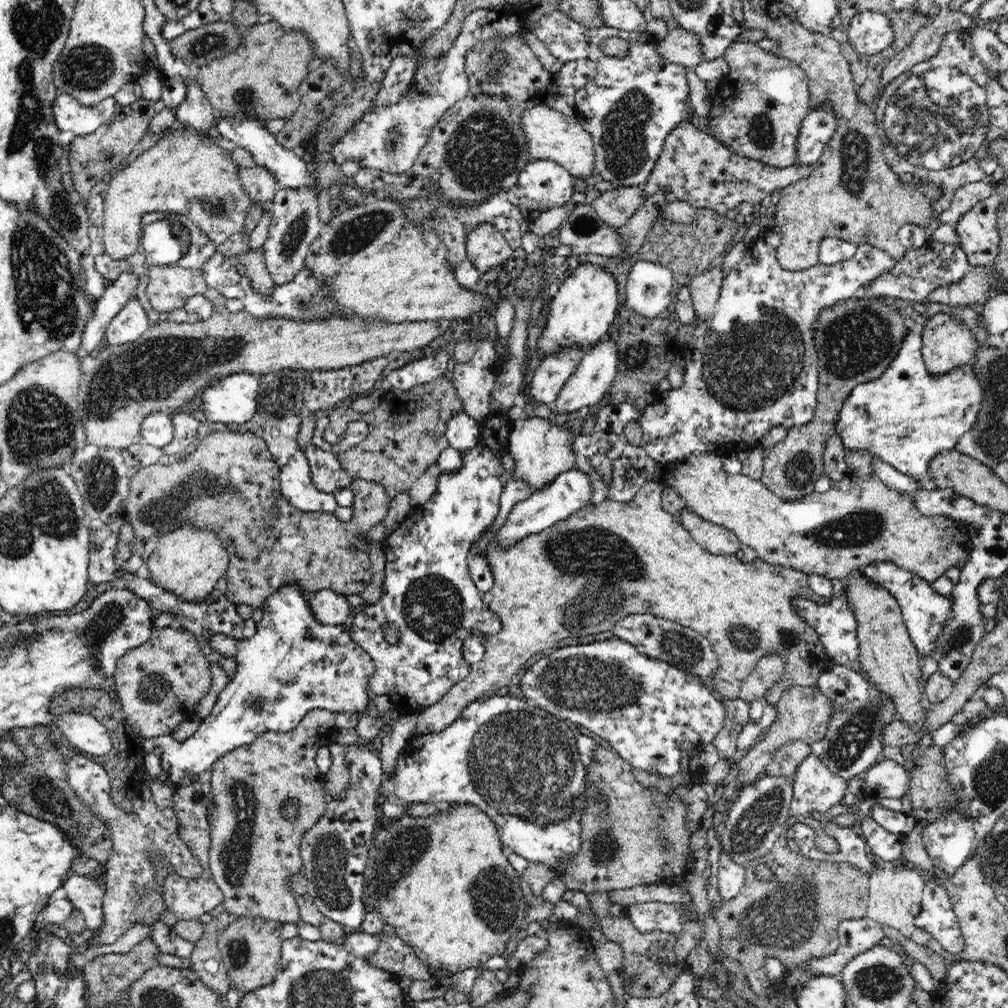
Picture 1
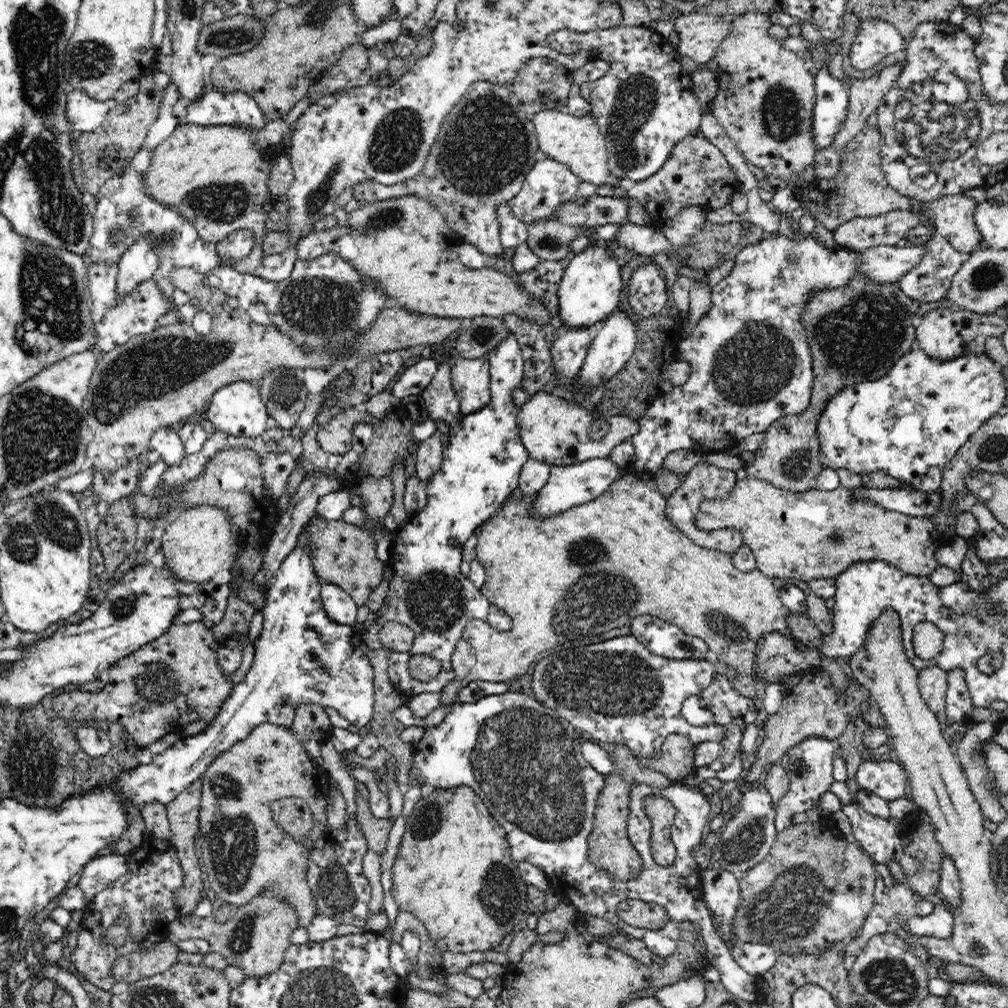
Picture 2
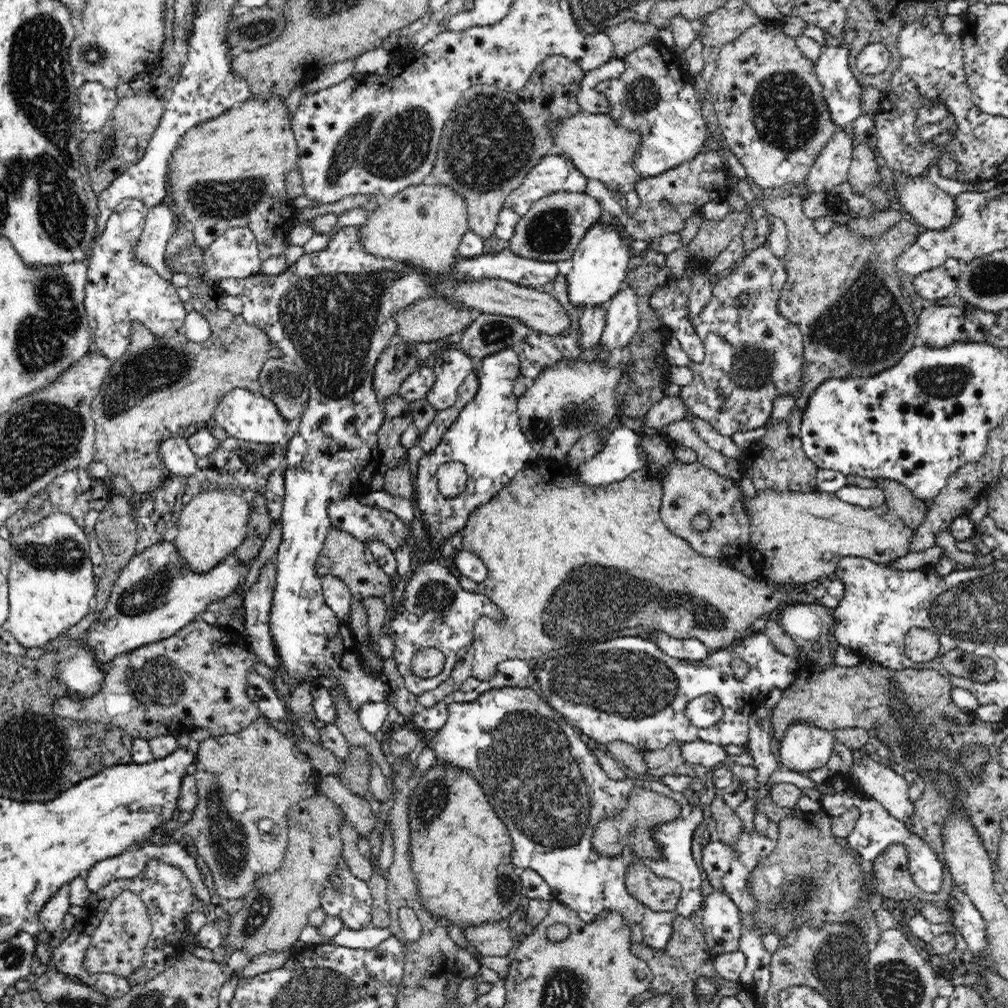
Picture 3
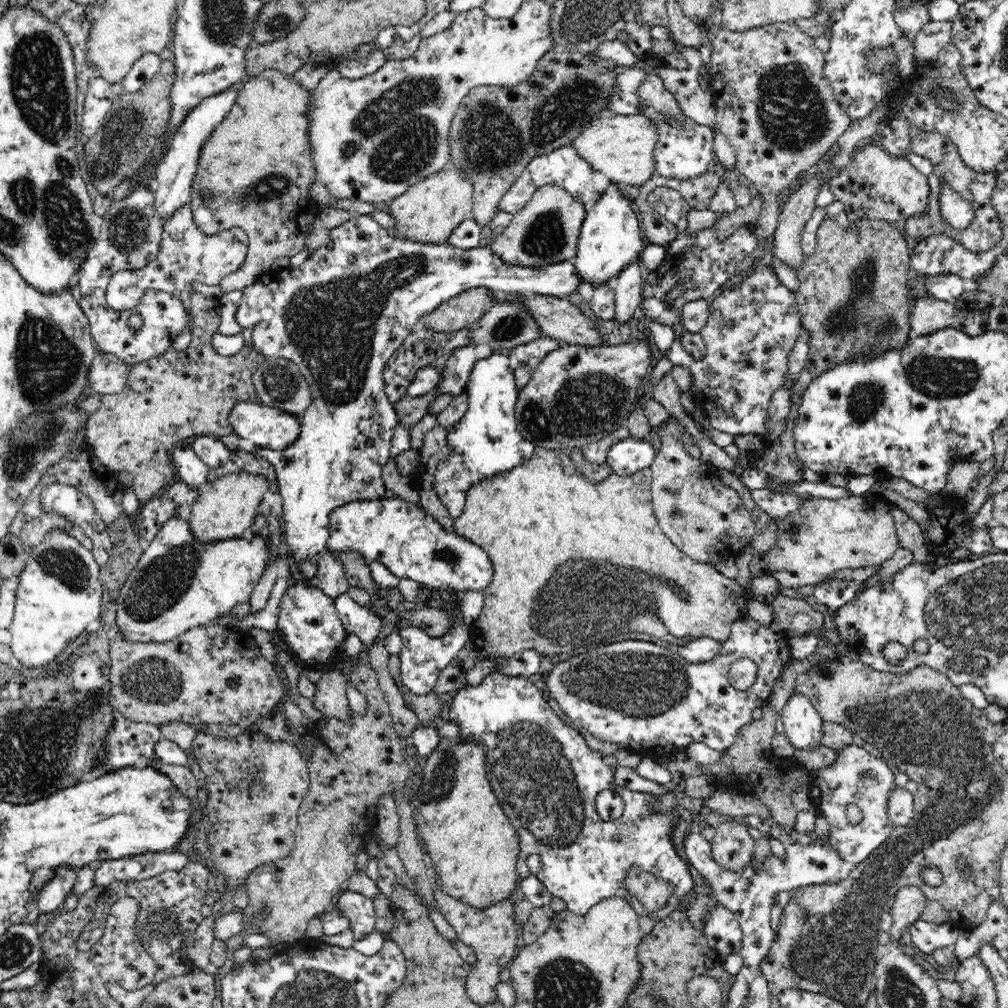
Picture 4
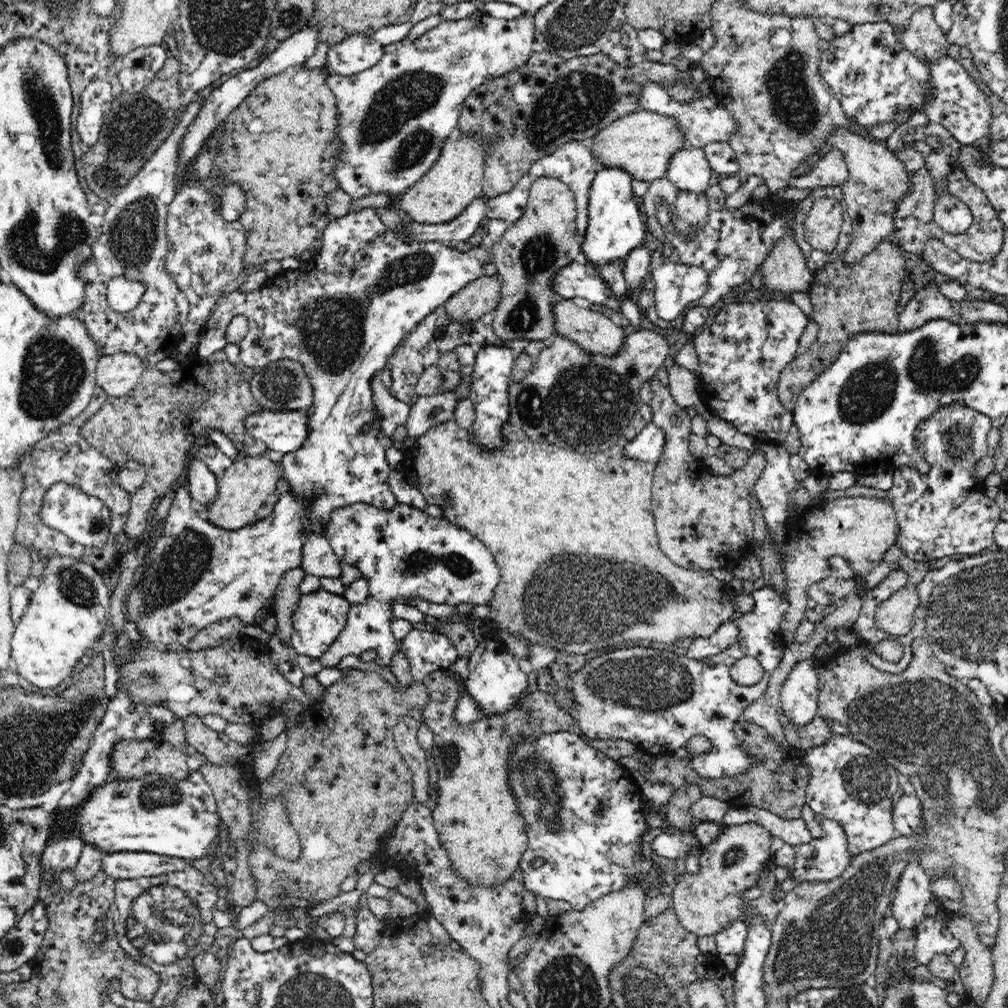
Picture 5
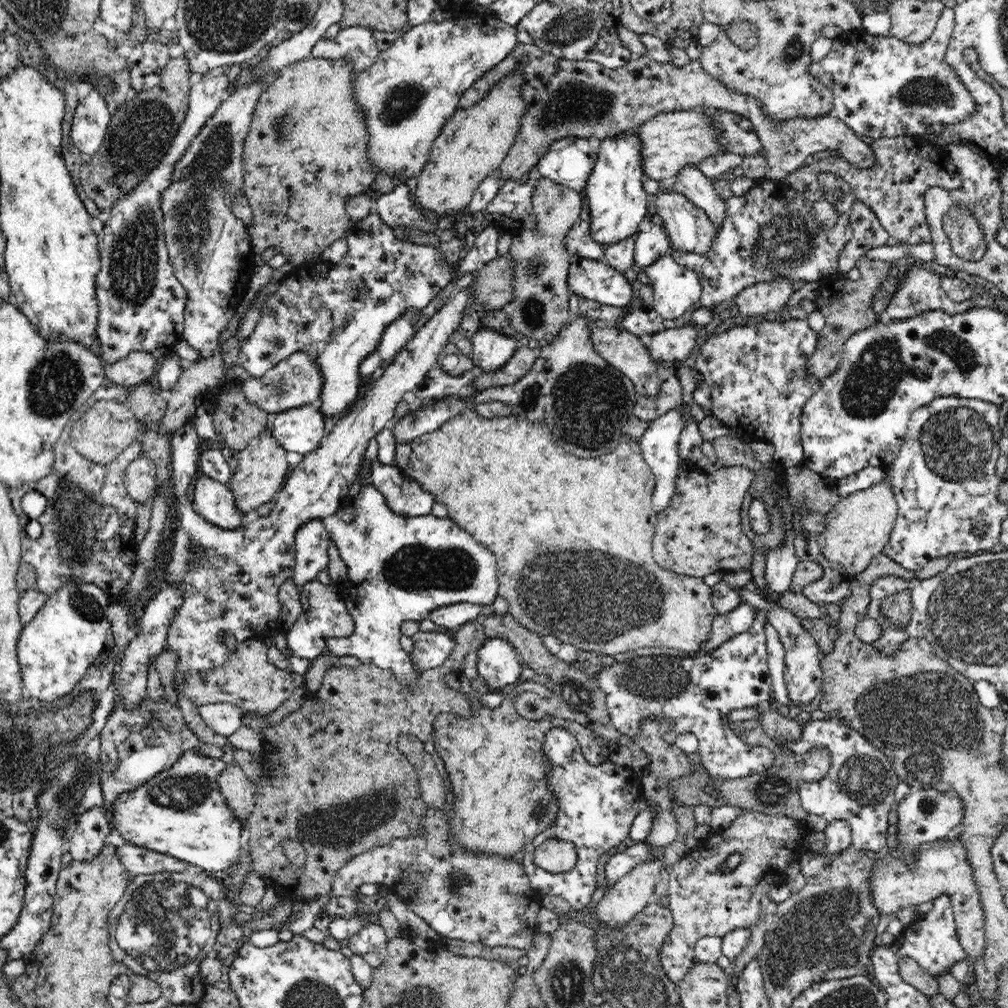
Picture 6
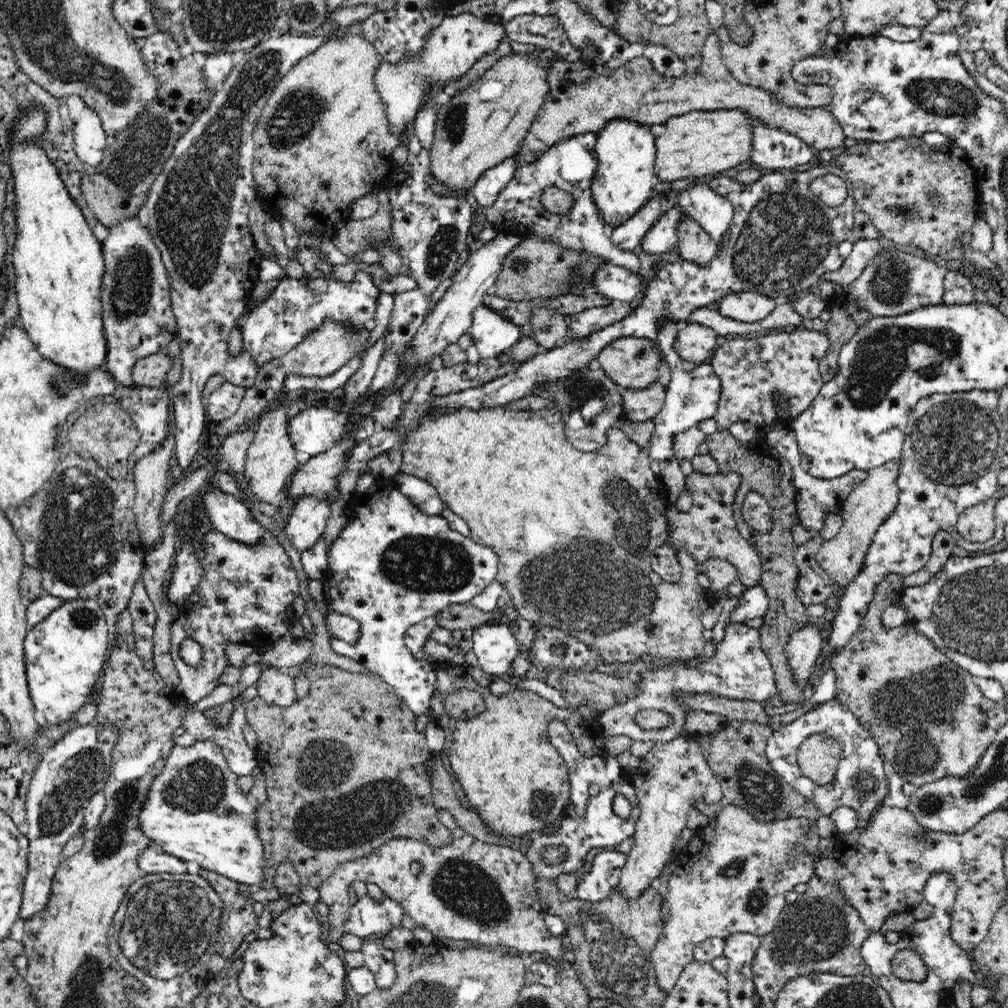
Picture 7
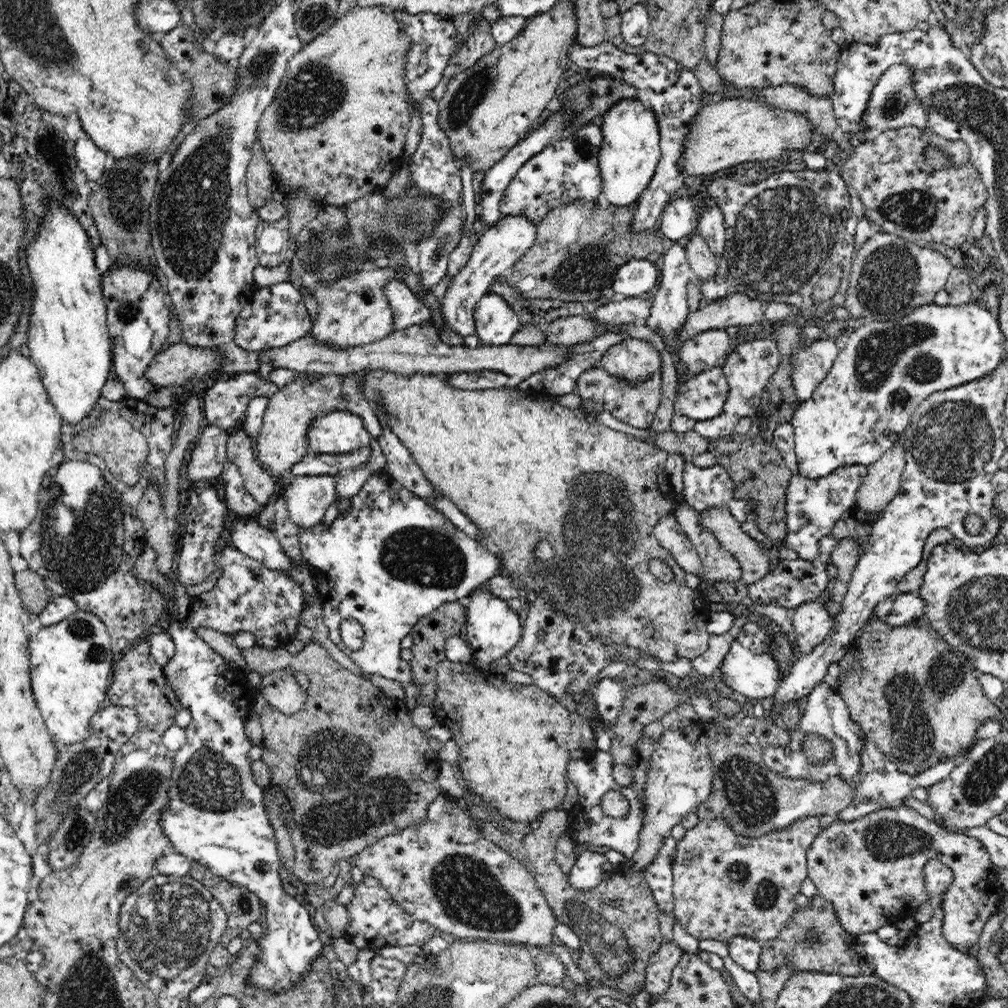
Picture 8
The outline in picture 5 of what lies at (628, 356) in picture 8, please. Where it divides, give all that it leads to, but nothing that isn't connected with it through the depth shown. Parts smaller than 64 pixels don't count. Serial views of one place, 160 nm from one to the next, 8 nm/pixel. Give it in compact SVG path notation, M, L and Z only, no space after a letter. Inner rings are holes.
M561 299L554 304L554 332L578 344L585 351L594 355L614 356L620 352L626 339L624 325L616 325L611 319L598 311L577 306L572 299ZM656 377L649 379L642 387L641 400L649 404L653 410L653 421L664 431L665 444L662 456L656 463L653 484L651 488L652 510L655 518L656 534L660 550L674 563L686 570L706 570L712 568L731 569L742 557L753 555L754 530L750 518L748 497L759 476L766 466L764 451L758 448L749 455L744 467L736 469L731 475L712 475L708 467L700 464L688 451L689 436L691 435L691 418L670 394L669 388L663 386Z

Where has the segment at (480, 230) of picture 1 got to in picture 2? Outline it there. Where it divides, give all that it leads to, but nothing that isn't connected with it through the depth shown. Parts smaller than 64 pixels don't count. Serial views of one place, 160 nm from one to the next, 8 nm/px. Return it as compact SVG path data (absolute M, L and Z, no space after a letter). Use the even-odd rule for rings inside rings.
M536 57L522 64L520 73L510 84L494 84L486 80L473 82L466 94L455 105L450 115L444 120L440 133L426 158L424 169L404 183L390 186L376 181L358 183L353 188L353 197L366 203L395 199L406 195L418 195L444 215L444 220L455 230L466 244L474 244L484 256L494 257L504 251L501 244L501 229L497 219L500 204L506 204L514 198L524 183L526 174L534 167L538 158L543 157L539 152L536 128L533 119L536 114L546 110L564 110L567 105L570 86L574 73L564 65L546 57Z

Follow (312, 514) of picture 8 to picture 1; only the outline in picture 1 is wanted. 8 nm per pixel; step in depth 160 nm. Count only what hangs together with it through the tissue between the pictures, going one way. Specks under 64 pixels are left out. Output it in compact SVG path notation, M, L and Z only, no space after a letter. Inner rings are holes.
M330 589L307 594L307 600L313 616L320 624L331 626L347 624L355 612L346 596Z

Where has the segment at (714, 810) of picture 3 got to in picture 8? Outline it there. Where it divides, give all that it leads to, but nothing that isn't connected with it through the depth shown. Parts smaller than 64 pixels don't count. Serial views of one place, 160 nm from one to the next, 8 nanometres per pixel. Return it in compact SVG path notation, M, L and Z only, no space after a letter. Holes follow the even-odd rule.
M815 816L798 819L786 828L759 837L734 832L725 818L699 820L676 845L672 862L674 916L698 940L728 942L732 937L746 936L764 942L776 938L796 911L794 898L808 878L807 850L819 832L820 823ZM674 940L664 941L649 958L645 974L645 990L659 995L668 990L674 966L679 963L683 950Z

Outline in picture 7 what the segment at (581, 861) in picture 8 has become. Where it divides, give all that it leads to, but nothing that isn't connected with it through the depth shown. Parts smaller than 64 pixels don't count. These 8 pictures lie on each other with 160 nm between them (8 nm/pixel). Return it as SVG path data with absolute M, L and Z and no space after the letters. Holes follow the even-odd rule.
M602 851L594 855L588 872L577 881L579 900L595 903L608 898L611 890L619 884L626 860L627 854L618 851Z

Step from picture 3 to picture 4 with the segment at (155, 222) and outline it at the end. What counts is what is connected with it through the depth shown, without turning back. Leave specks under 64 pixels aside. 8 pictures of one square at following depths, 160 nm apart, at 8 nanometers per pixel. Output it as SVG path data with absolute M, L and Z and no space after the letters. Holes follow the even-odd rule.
M228 89L216 93L215 95L207 96L196 108L186 116L174 134L166 154L159 162L156 170L156 179L152 181L152 186L156 186L154 192L154 211L156 215L165 221L175 210L178 210L184 203L190 203L190 190L192 190L192 182L198 173L198 158L200 158L200 150L203 144L206 144L212 132L220 126L231 112L233 105L236 103L236 91Z

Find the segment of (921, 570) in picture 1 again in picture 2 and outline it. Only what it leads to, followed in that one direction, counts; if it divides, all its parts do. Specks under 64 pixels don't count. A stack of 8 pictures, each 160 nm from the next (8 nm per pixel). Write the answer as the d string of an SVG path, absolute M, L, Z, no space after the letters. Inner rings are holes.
M746 477L738 480L736 486L732 488L732 492L724 498L716 498L716 500L708 499L702 500L699 504L698 511L695 516L695 525L704 531L718 531L720 529L731 528L738 529L742 533L743 544L748 545L753 552L756 559L756 566L760 572L772 578L794 578L806 583L810 583L815 579L832 578L835 579L842 571L845 571L852 563L868 562L873 560L881 560L899 568L902 572L914 576L930 576L930 573L940 565L935 559L935 552L945 544L951 543L954 535L946 535L945 532L939 532L934 528L931 520L928 517L913 517L902 514L898 511L888 510L886 507L882 508L877 504L872 504L867 500L855 500L855 496L851 495L853 490L839 485L835 490L820 490L810 489L804 492L787 491L781 488L776 488L773 484L760 480L754 477Z

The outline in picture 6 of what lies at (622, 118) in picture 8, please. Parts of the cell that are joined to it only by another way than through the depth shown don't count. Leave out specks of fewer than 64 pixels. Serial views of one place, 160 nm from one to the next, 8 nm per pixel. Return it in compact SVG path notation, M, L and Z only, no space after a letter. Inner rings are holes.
M619 133L616 137L601 141L595 168L588 178L585 200L590 213L590 233L597 244L607 247L636 236L638 224L651 210L651 198L642 183L646 180L643 159L640 155L641 141L637 134Z

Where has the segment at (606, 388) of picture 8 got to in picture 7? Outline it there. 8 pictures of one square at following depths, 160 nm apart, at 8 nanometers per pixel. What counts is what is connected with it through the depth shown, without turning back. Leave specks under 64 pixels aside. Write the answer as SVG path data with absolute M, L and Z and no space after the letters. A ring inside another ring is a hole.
M660 382L638 389L623 389L622 408L632 421L637 421L642 426L646 420L653 420L663 407L667 387Z

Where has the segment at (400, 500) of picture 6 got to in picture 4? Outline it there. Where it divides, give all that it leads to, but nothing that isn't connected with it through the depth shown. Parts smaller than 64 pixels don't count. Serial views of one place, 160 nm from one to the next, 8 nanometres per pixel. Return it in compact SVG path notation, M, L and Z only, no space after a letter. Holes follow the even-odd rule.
M351 215L340 226L333 228L330 231L330 244L334 243L330 248L321 247L314 254L309 255L304 264L299 267L286 267L280 269L270 268L268 271L259 276L254 284L248 284L242 291L242 300L236 311L237 324L240 329L246 328L250 330L253 348L256 352L263 354L266 357L280 357L286 360L295 362L306 378L309 387L311 388L312 402L308 409L305 410L300 425L300 434L296 440L284 449L272 450L264 447L253 447L253 452L267 460L276 471L277 481L279 484L279 493L282 496L283 507L280 511L283 521L282 542L286 553L292 557L292 564L285 570L286 576L293 581L291 588L284 594L282 602L280 602L280 615L278 616L278 631L284 634L287 644L291 648L293 655L302 667L309 669L318 669L322 672L334 670L334 658L339 660L344 657L344 641L347 637L347 632L343 628L343 623L339 618L337 609L335 608L335 600L327 596L322 590L308 583L308 577L302 576L299 573L299 564L307 560L308 557L314 558L316 555L327 550L327 542L330 534L330 519L329 516L335 508L344 506L352 501L374 500L384 498L386 485L382 479L382 466L386 464L390 457L392 437L395 433L395 428L399 425L398 417L396 416L395 408L390 404L386 393L384 392L384 380L382 372L386 366L390 356L396 349L406 340L409 335L410 328L416 324L416 321L436 310L443 302L458 296L461 292L470 290L470 288L486 287L494 292L501 294L538 294L565 298L566 296L576 292L578 286L582 284L580 275L576 273L576 267L569 261L564 261L556 264L548 264L548 266L540 266L540 268L526 268L520 264L506 264L497 254L490 251L490 248L472 248L460 249L456 246L448 244L421 244L420 242L411 242L410 240L397 240L387 229L380 223L376 222L370 215Z

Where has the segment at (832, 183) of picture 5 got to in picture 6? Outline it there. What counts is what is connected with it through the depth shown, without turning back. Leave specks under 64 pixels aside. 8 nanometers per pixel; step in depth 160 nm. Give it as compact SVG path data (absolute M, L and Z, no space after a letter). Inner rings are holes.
M918 137L876 139L871 148L876 160L874 168L861 170L854 168L842 155L829 156L810 166L802 166L784 178L784 182L796 191L812 193L820 189L818 174L834 173L837 178L842 178L848 183L855 200L872 209L890 237L906 245L931 243L932 236L924 213L923 194L929 188L942 188L947 191L962 188L963 180L953 160ZM952 206L943 216L944 231L950 240L952 251L966 261L979 261L985 255L987 245L977 218L967 208Z

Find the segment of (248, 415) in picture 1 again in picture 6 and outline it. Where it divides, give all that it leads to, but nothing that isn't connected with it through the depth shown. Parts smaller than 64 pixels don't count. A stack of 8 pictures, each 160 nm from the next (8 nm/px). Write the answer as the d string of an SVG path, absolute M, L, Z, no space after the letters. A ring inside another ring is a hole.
M304 405L275 413L271 415L268 425L278 444L287 452L298 452L298 454L306 455L317 451L326 437L326 418L316 405Z

